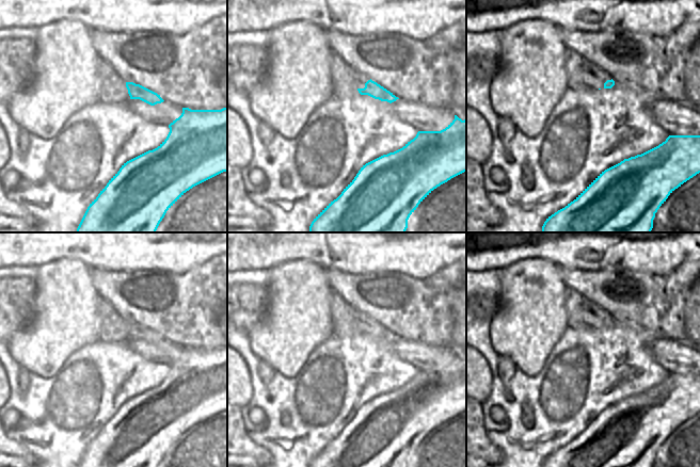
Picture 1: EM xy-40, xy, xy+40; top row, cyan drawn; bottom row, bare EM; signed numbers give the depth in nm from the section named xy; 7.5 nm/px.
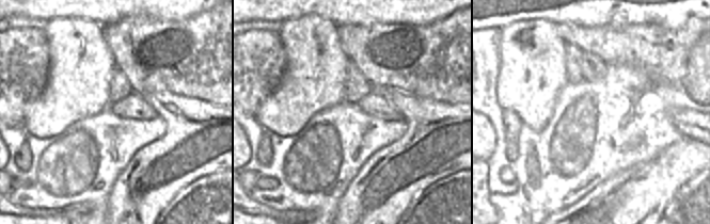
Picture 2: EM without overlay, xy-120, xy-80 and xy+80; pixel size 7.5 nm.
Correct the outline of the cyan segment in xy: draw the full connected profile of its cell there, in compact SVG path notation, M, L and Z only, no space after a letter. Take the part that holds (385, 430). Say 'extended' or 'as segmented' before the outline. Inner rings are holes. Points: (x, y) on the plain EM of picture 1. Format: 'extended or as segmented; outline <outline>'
as segmented; outline M457 354L455 358L441 370L418 370L416 375L402 387L383 393L361 406L354 418L344 428L341 433L331 440L312 461L309 467L408 467L408 458L418 444L438 425L451 417L466 410L466 358L462 359Z

